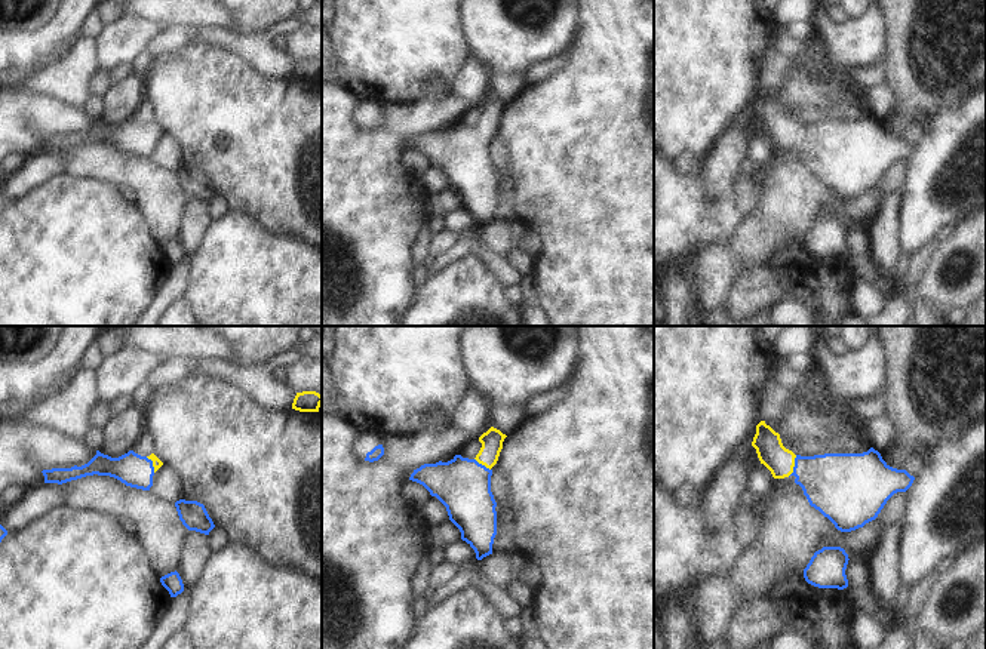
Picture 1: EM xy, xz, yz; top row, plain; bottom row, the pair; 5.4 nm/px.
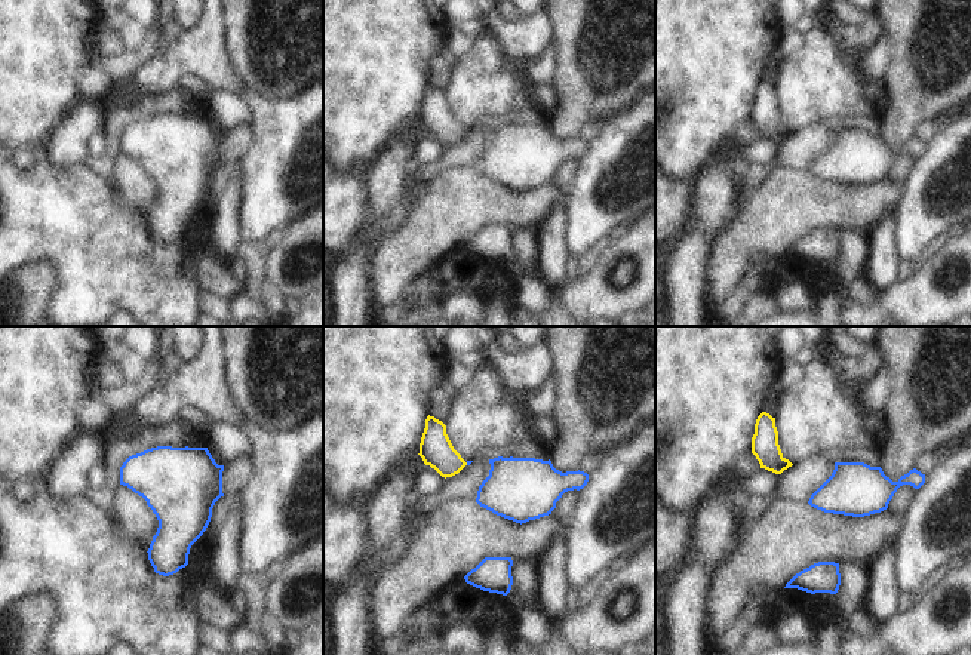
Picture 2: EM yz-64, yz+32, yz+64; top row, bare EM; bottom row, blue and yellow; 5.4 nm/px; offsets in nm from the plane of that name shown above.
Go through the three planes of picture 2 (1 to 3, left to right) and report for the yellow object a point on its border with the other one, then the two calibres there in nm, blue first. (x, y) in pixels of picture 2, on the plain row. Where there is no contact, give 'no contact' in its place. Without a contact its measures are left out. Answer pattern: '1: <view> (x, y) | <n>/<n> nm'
1: no contact
2: no contact
3: no contact

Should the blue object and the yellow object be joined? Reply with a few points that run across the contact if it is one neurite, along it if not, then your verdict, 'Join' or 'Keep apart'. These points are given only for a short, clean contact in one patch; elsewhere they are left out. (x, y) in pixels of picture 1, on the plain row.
Line: yz (836, 153), (831, 147), (795, 134), (780, 129). Join

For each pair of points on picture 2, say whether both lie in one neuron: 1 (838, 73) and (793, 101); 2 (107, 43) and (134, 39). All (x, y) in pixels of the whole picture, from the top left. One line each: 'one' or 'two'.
1: one
2: two

